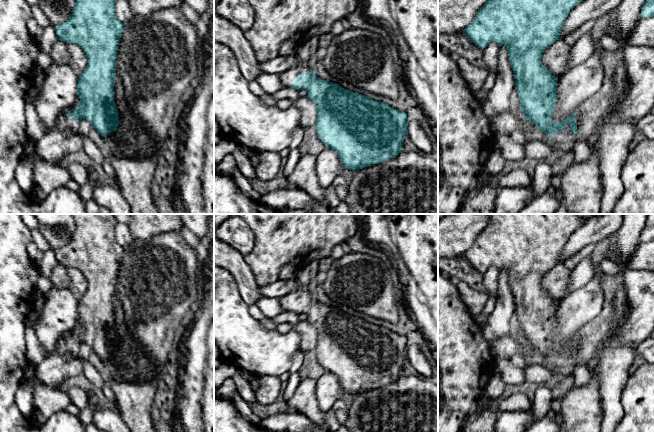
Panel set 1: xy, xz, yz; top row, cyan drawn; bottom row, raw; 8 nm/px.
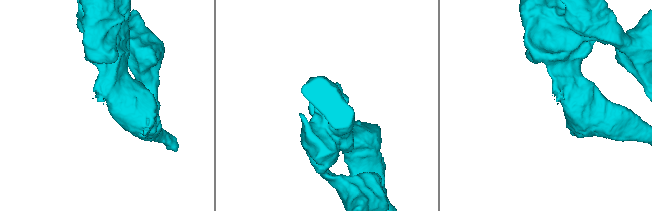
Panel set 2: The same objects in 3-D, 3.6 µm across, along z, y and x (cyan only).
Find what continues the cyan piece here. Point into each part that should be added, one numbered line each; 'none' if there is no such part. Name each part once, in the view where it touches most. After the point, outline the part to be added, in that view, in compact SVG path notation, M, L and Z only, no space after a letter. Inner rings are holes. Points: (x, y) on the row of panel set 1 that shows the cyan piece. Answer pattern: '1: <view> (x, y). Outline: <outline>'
1: xz (287, 77). Outline: M307 64L296 65L289 70L285 70L280 74L280 79L284 87L290 87L294 79L298 77L299 74L309 73L310 68Z

